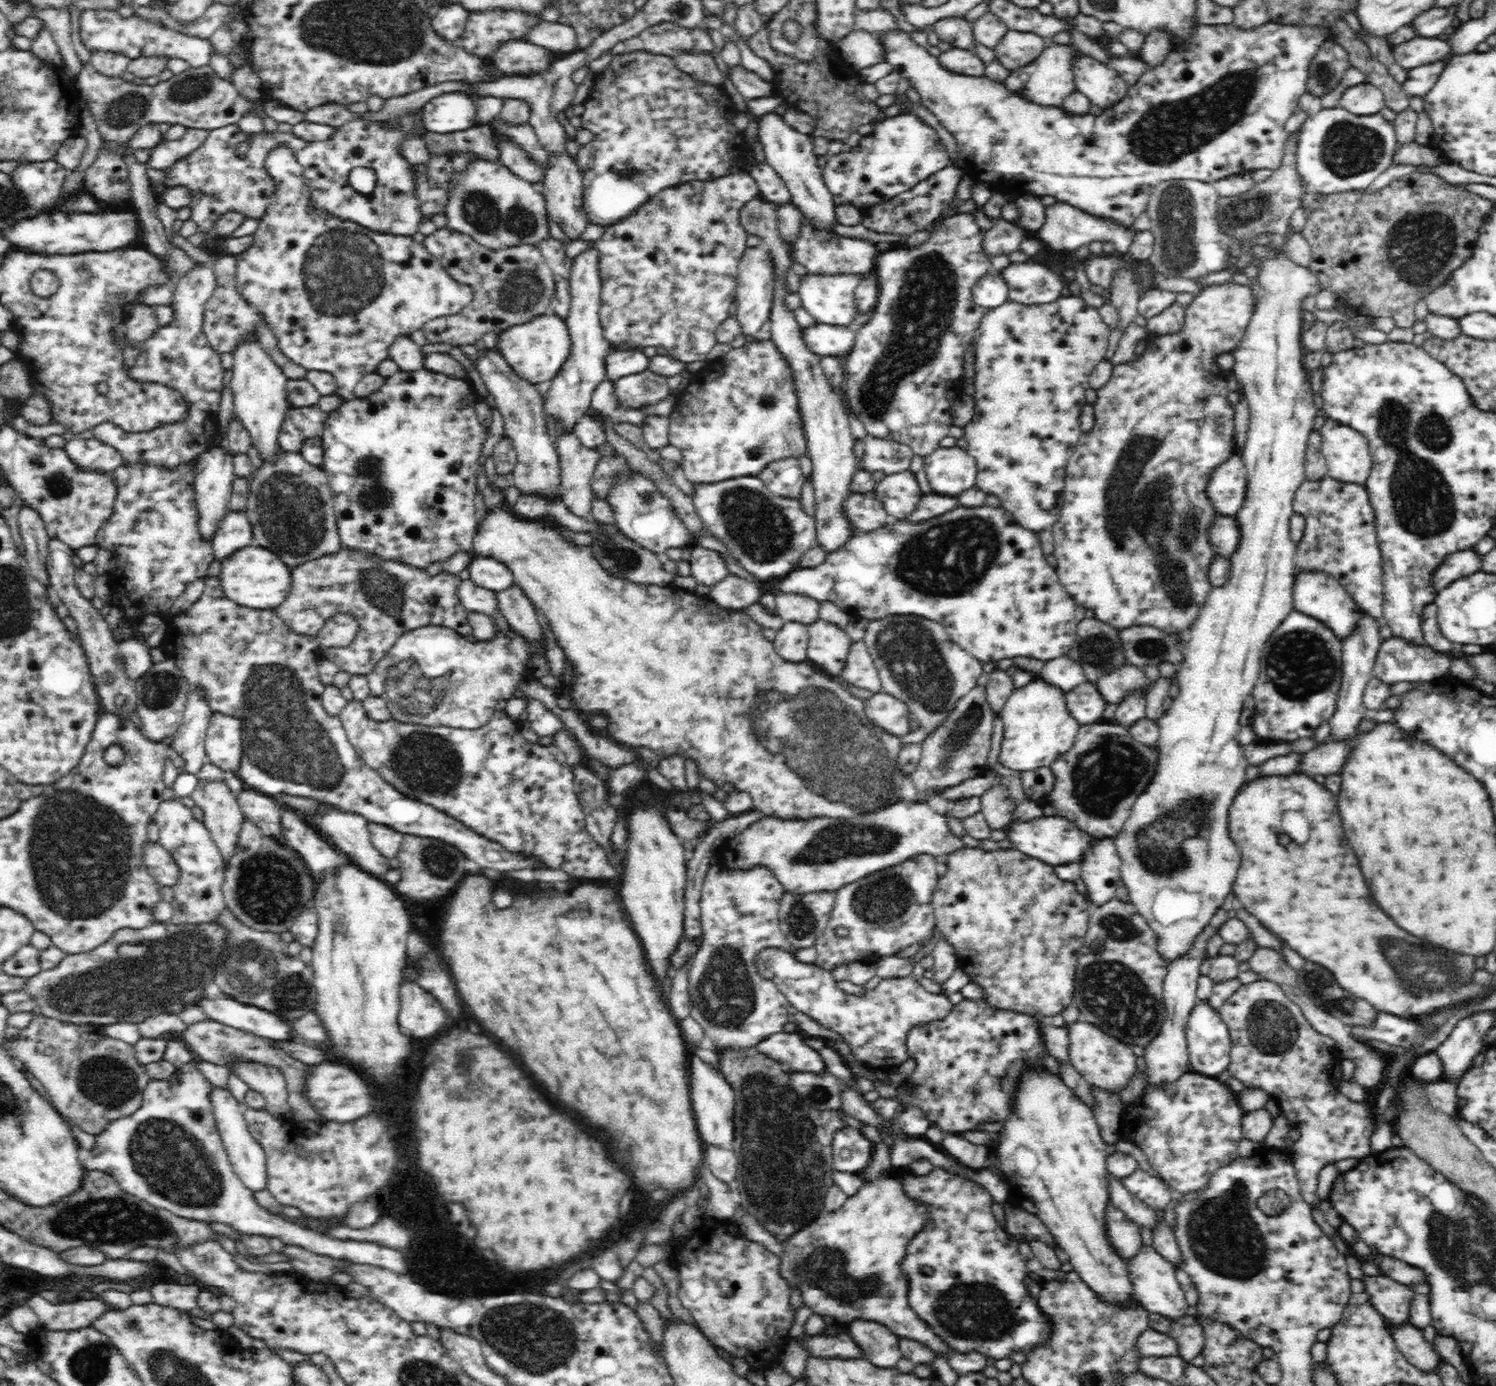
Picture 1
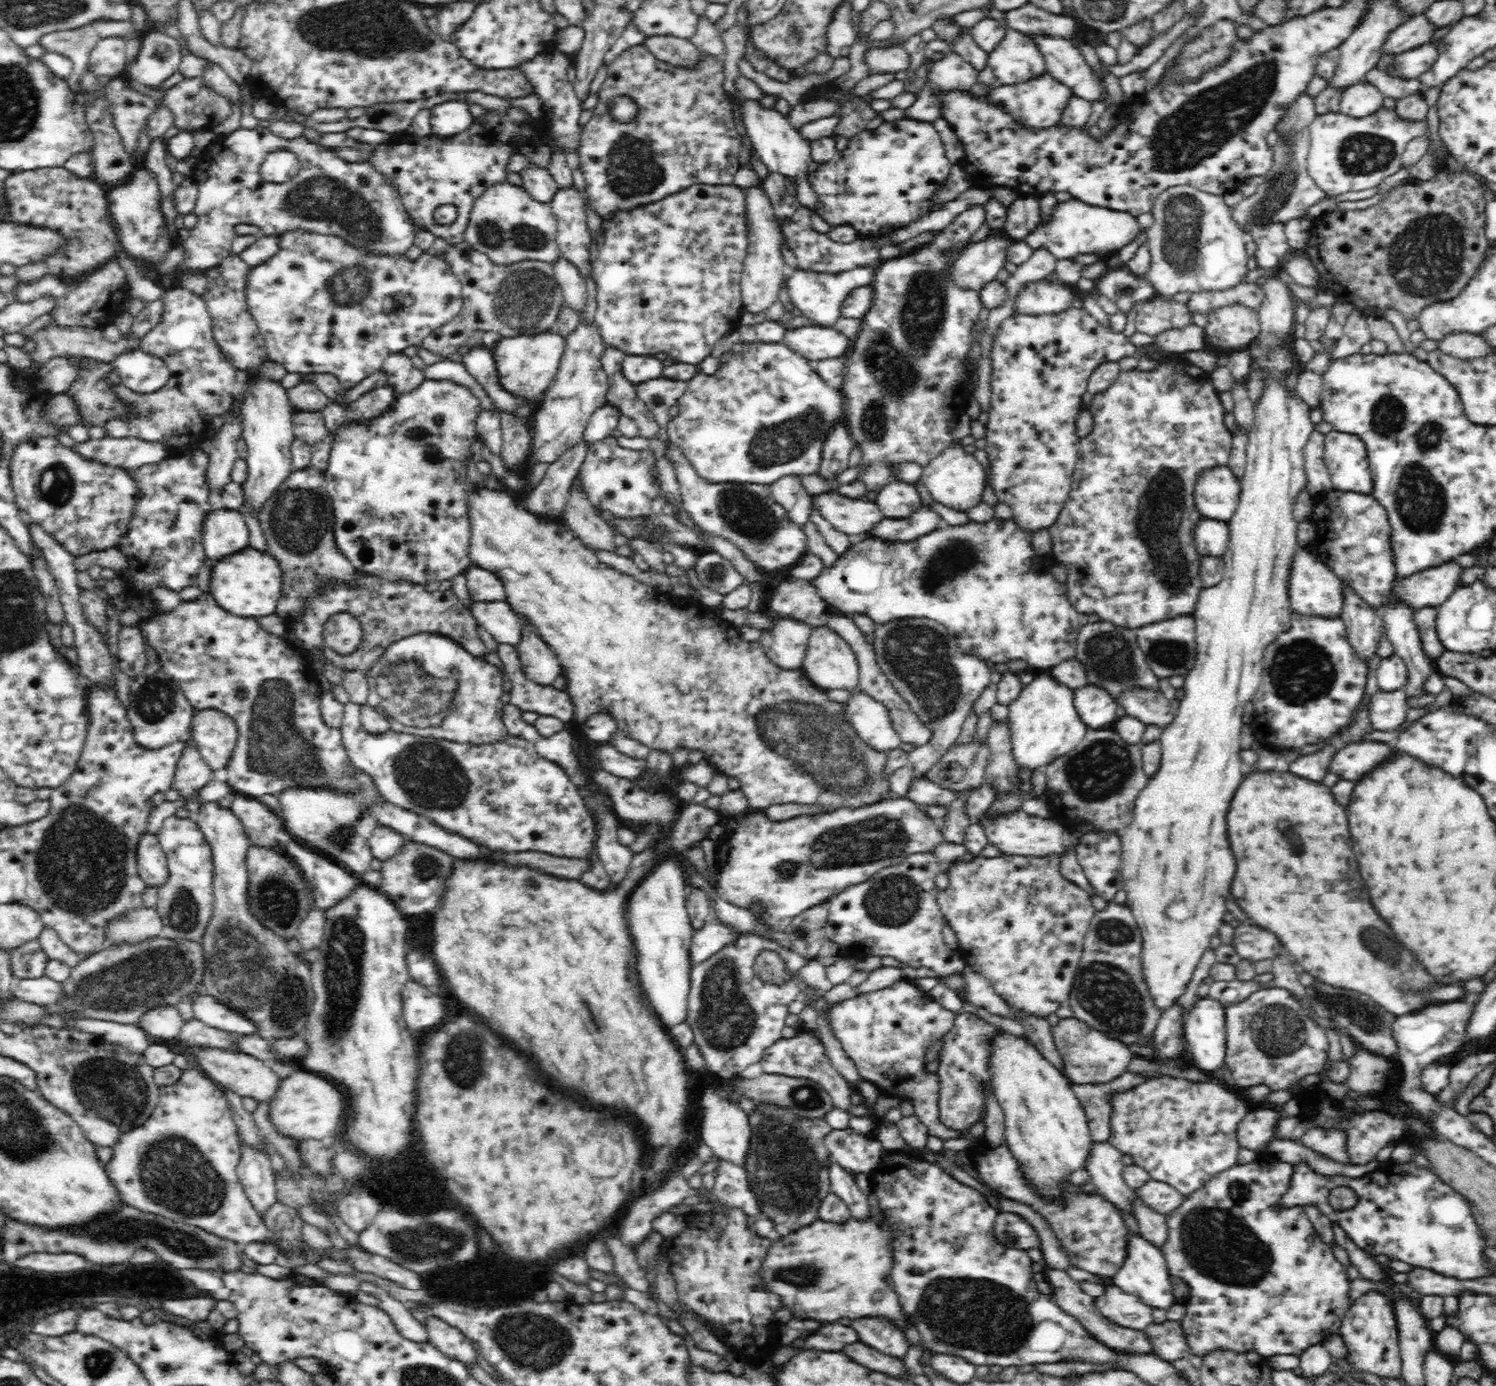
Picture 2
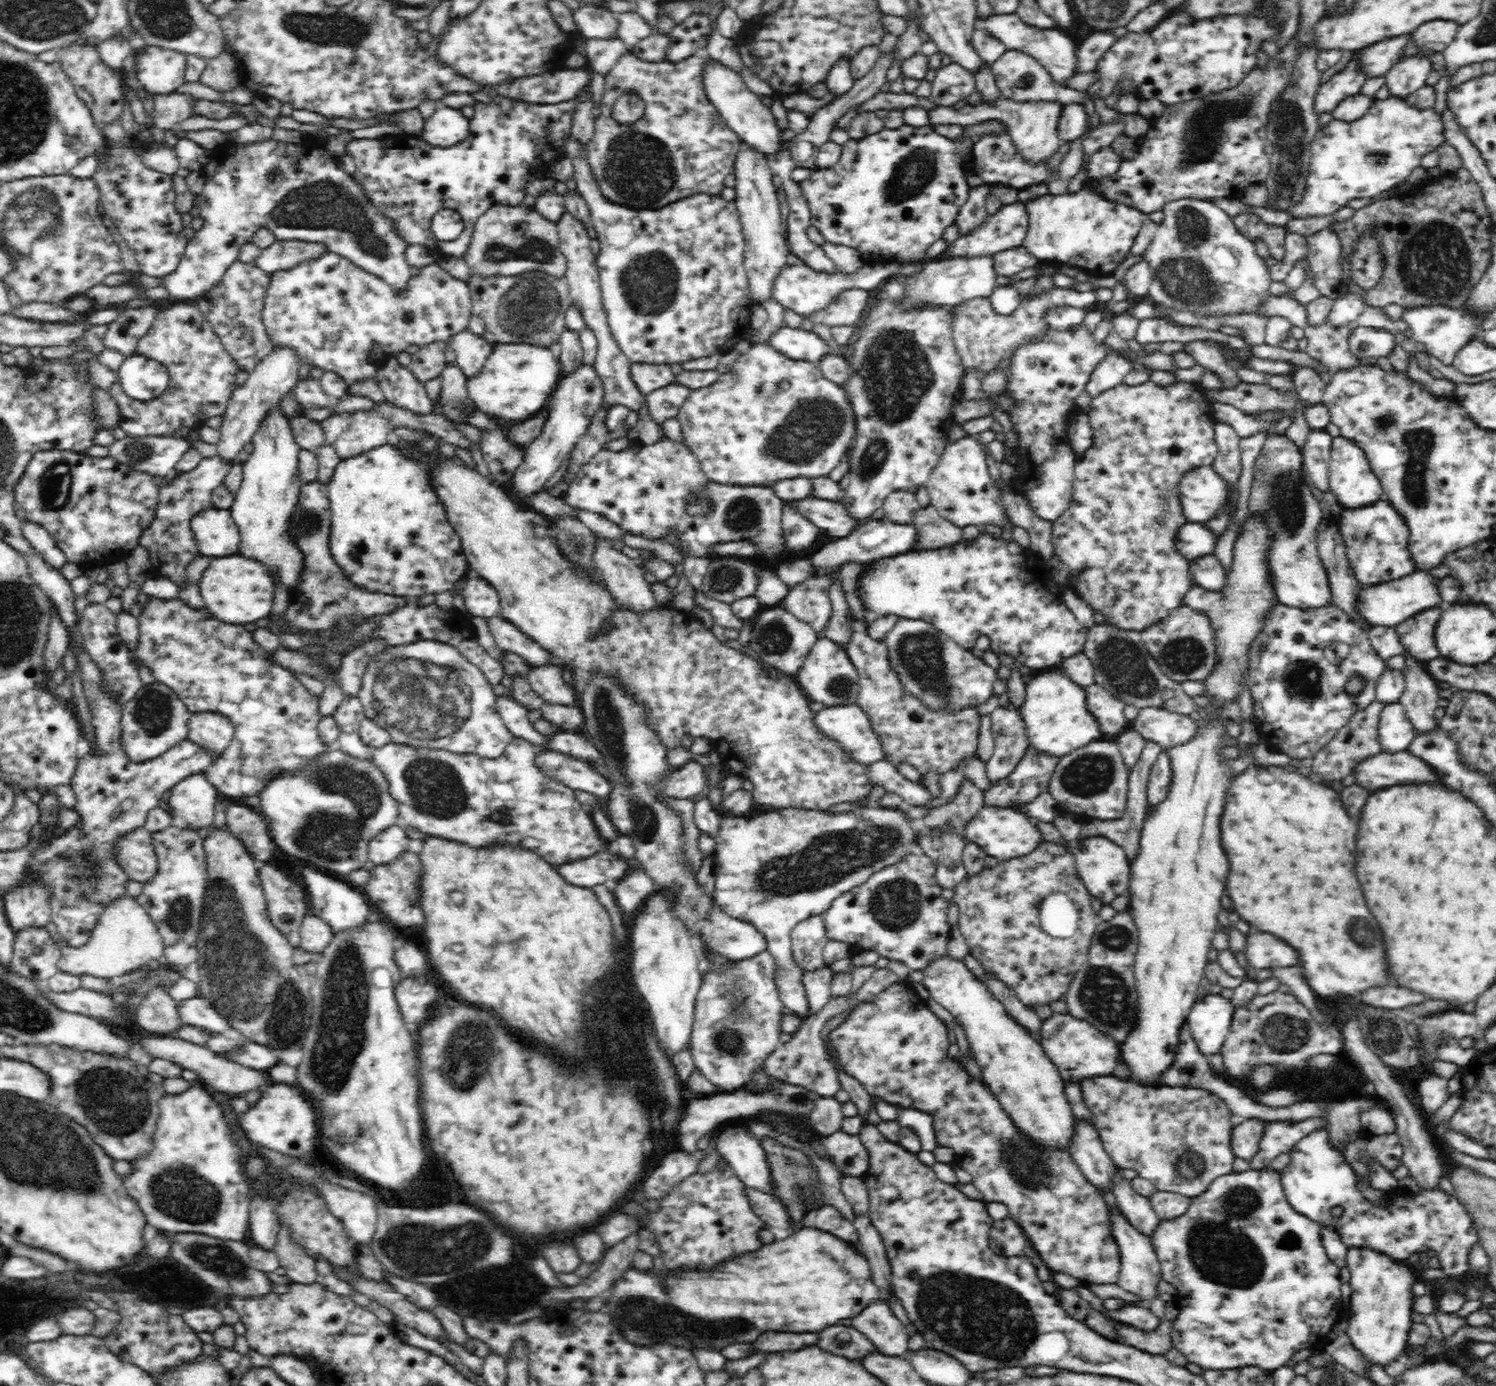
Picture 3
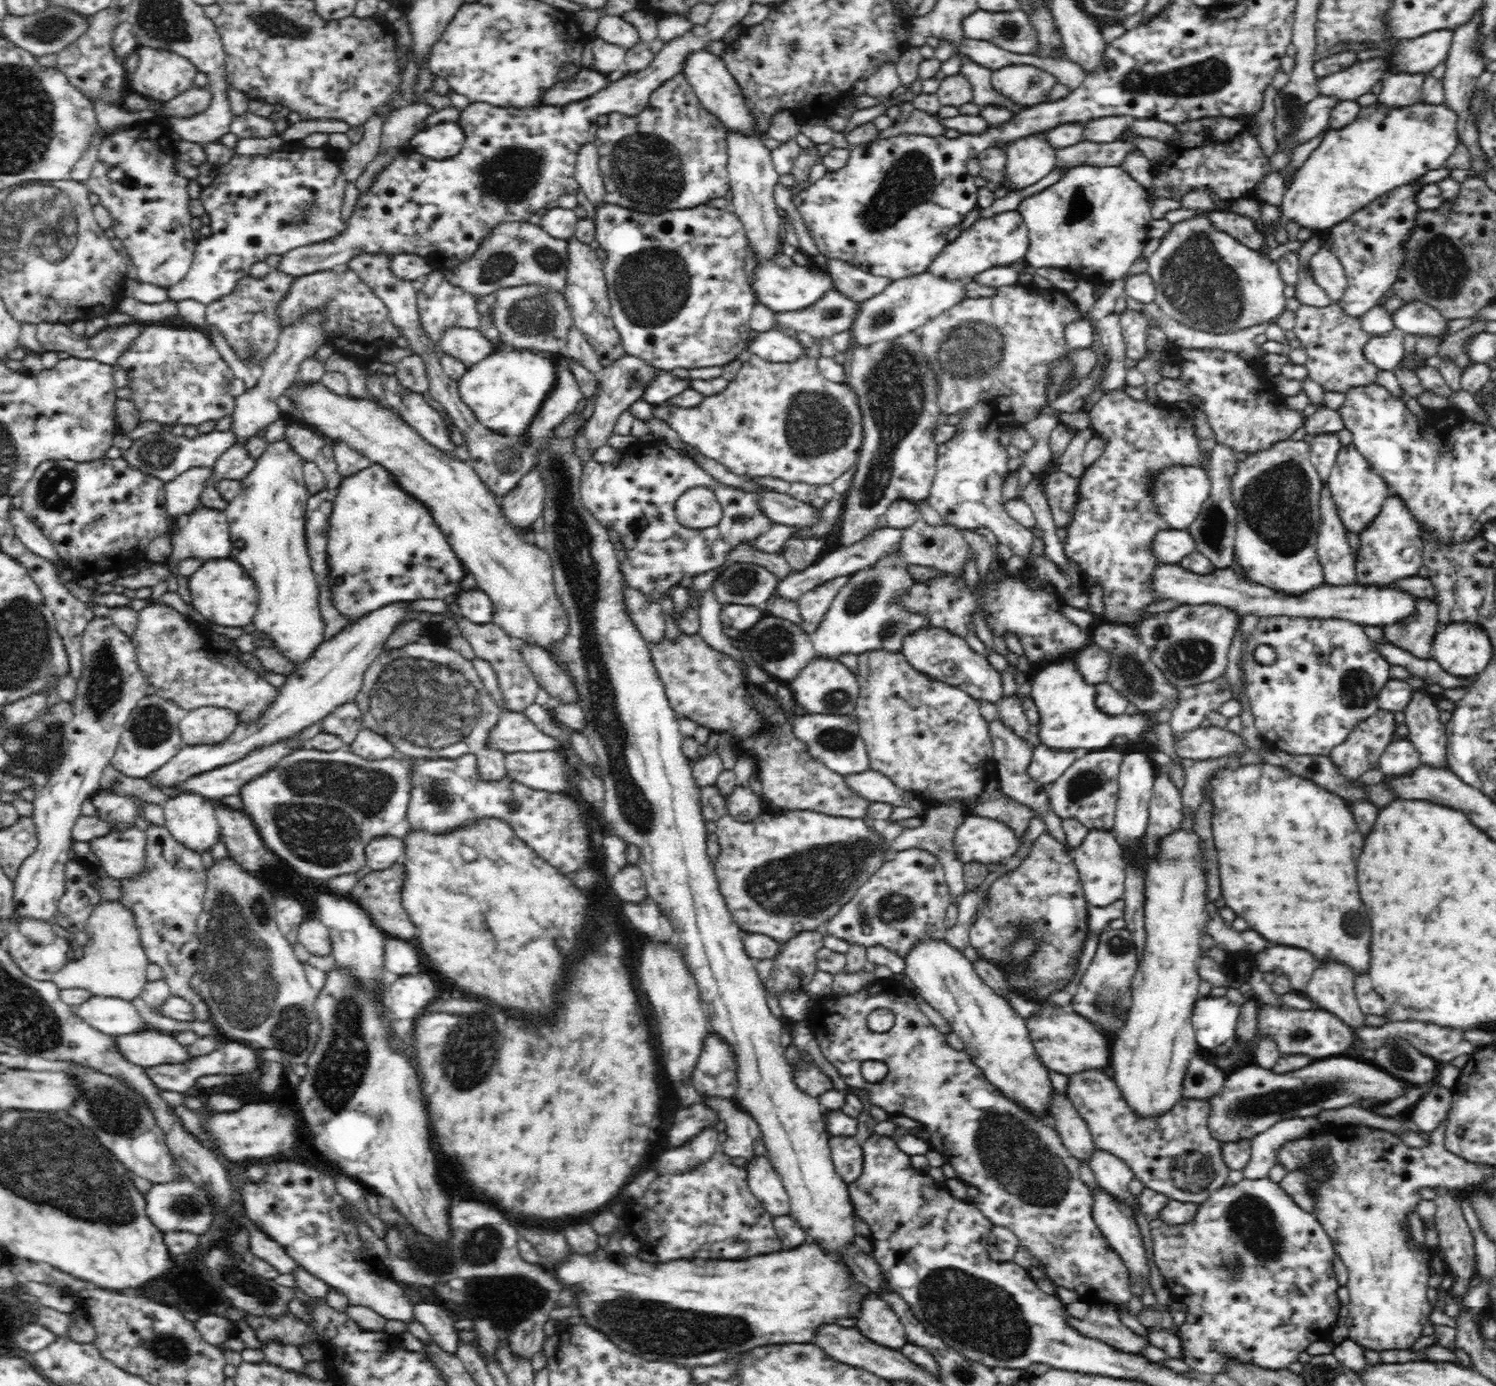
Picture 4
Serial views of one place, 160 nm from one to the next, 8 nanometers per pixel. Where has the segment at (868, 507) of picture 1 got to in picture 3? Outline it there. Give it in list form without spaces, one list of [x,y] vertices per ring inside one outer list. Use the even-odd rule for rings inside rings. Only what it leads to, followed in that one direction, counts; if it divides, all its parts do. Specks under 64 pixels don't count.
[[[810,497],[796,500],[799,512],[813,522],[818,529],[826,531],[831,538],[840,539],[861,525],[854,515],[846,509],[842,500],[826,500],[826,498]]]

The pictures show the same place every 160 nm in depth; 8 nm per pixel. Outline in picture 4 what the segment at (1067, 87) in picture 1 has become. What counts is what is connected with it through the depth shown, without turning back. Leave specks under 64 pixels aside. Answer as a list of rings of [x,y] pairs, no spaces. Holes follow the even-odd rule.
[[[1044,133],[1014,140],[1006,150],[1006,178],[1000,187],[1010,194],[1038,184],[1054,170],[1056,152]]]

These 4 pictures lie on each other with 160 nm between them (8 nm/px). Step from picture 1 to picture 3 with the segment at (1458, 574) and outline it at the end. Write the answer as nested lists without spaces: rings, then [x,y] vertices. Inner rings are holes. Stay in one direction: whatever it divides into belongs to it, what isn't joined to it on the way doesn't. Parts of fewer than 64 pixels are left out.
[[[1414,570],[1402,578],[1375,585],[1360,590],[1358,596],[1358,609],[1364,619],[1368,619],[1372,626],[1396,627],[1411,616],[1434,607],[1444,607],[1446,602],[1442,599],[1439,589],[1439,579],[1425,570]]]

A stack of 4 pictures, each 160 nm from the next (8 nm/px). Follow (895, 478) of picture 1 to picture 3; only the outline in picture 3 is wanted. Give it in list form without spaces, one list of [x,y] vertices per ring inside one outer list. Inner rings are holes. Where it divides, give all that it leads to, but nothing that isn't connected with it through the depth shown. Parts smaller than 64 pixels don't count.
[[[904,489],[893,490],[881,506],[885,518],[898,524],[912,523],[913,516],[920,507],[915,493]]]

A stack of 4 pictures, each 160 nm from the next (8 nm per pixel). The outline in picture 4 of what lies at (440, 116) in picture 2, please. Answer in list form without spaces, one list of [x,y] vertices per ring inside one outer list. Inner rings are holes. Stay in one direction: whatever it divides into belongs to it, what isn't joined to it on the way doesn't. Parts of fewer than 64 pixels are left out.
[[[442,121],[414,134],[410,144],[416,153],[429,159],[443,161],[455,157],[462,150],[465,134],[458,122]]]

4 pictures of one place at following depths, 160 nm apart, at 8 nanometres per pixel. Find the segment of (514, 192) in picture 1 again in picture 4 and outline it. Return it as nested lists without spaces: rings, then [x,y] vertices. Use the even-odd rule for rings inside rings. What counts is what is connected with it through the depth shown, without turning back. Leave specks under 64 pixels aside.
[[[502,222],[494,226],[472,256],[452,272],[443,272],[441,278],[470,293],[481,315],[489,311],[484,297],[502,287],[540,285],[563,294],[567,283],[567,242],[552,238],[541,226],[528,222]]]

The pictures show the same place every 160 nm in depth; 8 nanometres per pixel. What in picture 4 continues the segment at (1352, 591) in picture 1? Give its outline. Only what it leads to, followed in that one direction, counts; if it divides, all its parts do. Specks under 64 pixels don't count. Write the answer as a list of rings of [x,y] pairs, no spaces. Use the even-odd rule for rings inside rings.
[[[1394,494],[1388,497],[1374,522],[1359,537],[1360,556],[1355,562],[1355,571],[1360,585],[1383,587],[1419,574],[1424,551],[1421,528],[1401,497]]]

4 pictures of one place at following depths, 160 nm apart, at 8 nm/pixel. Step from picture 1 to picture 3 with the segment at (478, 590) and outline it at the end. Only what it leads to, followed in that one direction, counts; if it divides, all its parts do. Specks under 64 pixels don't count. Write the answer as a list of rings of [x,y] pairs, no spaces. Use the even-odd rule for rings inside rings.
[[[500,614],[486,617],[486,626],[488,626],[492,638],[502,652],[512,652],[526,660],[527,664],[530,665],[539,665],[546,661],[554,663],[556,661],[534,639],[522,632],[506,617]]]

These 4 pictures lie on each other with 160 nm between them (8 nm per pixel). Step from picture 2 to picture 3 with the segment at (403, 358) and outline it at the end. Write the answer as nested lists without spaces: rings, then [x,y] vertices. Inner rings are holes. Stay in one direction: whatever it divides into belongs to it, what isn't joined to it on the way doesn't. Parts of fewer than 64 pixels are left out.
[[[390,356],[378,369],[377,378],[380,390],[389,401],[406,407],[414,413],[430,413],[432,400],[420,381],[409,367],[402,366],[396,356]]]

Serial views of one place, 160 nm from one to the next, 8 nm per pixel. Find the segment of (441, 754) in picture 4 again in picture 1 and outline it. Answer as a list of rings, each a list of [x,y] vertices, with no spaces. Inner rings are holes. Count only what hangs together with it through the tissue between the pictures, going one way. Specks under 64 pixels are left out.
[[[494,624],[495,633],[489,639],[469,638],[446,626],[421,626],[403,634],[386,658],[367,674],[370,694],[386,698],[392,718],[402,722],[422,723],[424,725],[446,725],[452,727],[479,727],[490,720],[496,712],[499,700],[514,698],[514,692],[522,682],[534,676],[532,659],[545,655],[548,640],[526,639],[514,627],[504,634],[498,624]]]

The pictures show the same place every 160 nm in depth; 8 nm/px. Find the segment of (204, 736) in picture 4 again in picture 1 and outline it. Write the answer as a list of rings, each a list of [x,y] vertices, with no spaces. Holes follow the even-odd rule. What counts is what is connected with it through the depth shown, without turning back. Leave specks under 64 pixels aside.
[[[215,713],[206,732],[205,751],[208,761],[228,775],[235,774],[242,762],[242,721]]]

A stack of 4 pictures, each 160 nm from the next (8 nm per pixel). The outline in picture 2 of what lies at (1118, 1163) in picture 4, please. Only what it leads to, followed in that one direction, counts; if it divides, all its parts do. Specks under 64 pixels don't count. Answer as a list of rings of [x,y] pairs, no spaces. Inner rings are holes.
[[[1134,1200],[1134,1217],[1138,1224],[1140,1236],[1150,1241],[1154,1246],[1162,1248],[1168,1240],[1168,1223],[1166,1215],[1147,1208],[1139,1200]]]

